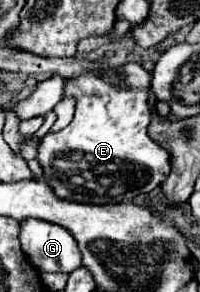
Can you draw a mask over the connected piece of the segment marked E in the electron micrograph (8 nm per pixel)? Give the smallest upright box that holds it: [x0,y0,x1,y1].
[38,63,170,203]

